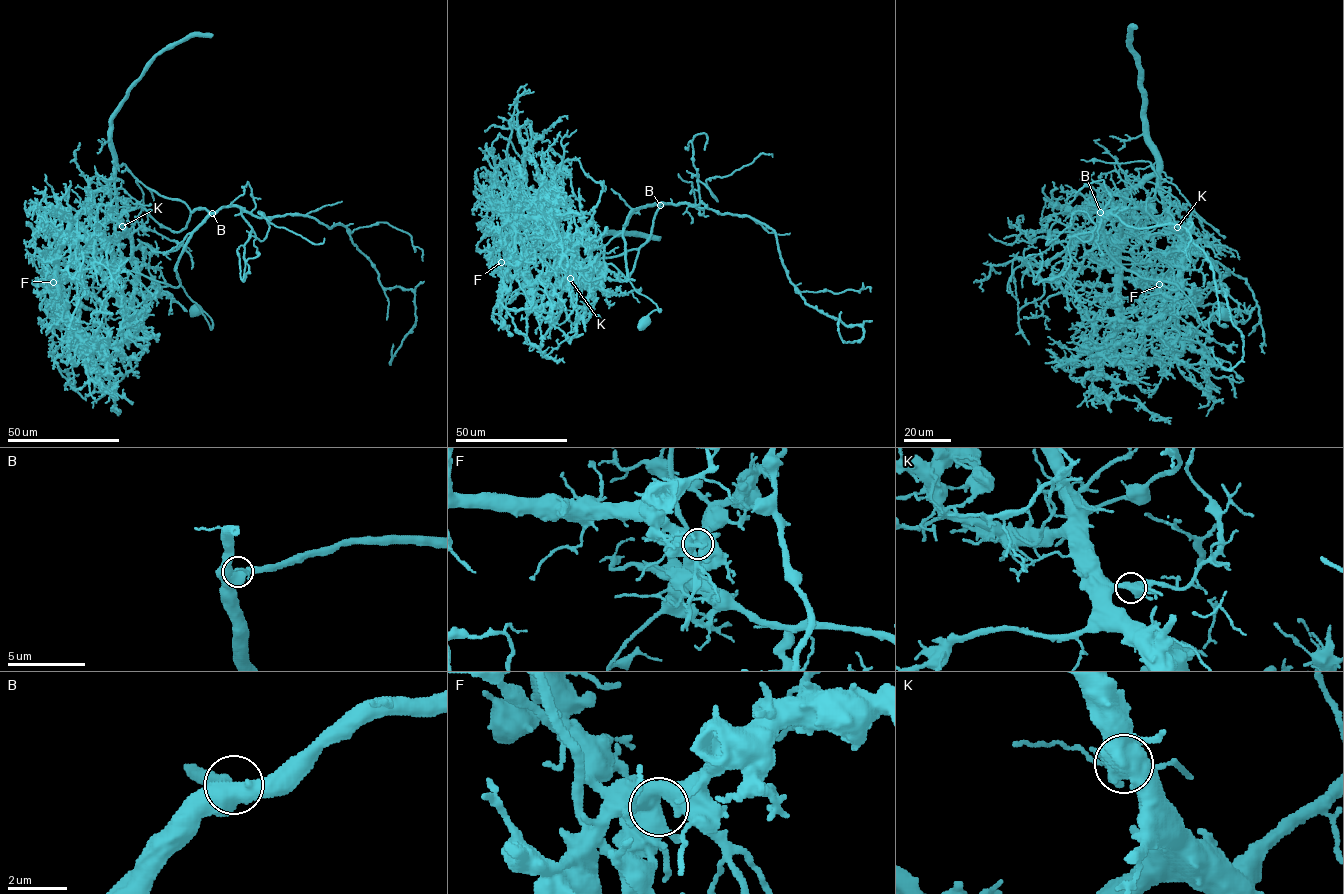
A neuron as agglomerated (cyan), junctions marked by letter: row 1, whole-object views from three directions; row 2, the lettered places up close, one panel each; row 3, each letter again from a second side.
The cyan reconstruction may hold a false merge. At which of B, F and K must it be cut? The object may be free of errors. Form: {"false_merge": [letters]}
{"false_merge": ["K"]}

